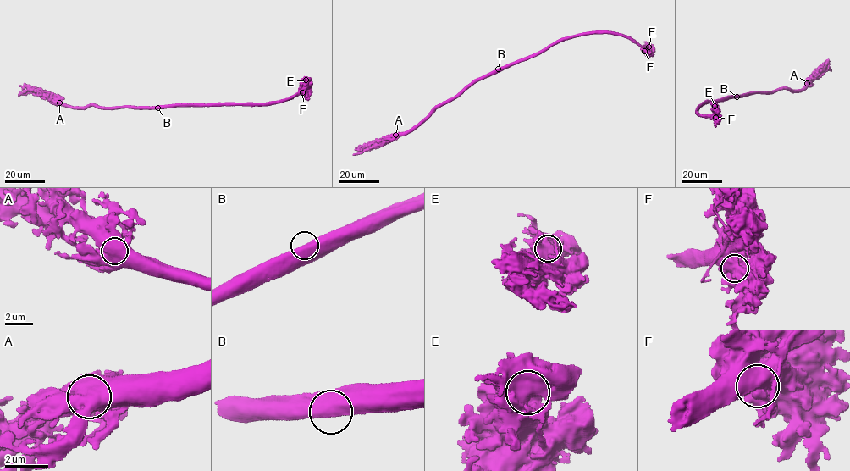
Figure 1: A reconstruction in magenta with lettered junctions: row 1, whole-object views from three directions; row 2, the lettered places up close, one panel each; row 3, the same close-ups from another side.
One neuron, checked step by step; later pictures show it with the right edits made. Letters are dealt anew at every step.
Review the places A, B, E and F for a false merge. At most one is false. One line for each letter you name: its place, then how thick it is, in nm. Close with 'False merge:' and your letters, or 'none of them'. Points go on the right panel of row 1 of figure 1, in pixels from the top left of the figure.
False merge: none of them

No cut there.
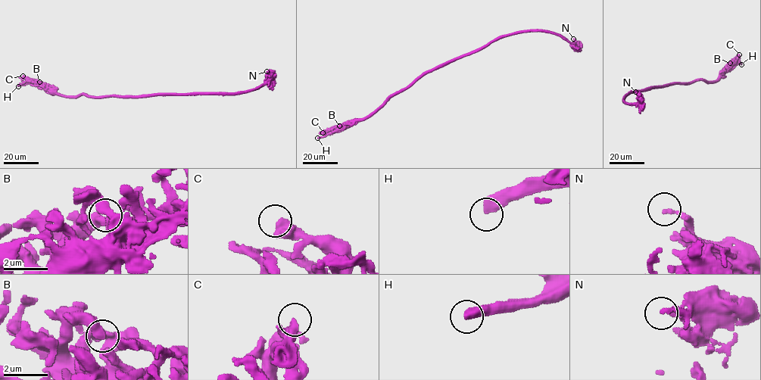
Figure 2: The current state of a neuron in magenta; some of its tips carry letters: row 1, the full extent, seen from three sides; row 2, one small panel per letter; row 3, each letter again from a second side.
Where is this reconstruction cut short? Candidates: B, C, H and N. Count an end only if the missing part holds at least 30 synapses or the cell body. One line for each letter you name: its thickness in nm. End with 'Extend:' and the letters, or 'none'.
H: 480 nm thick
Extend: H

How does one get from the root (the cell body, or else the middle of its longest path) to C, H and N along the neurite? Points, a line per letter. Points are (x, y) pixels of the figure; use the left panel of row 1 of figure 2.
C: (141, 95), (98, 98), (82, 93), (71, 97), (53, 94), (23, 76)
H: (141, 95), (98, 98), (82, 93), (71, 97), (52, 94), (30, 82), (18, 86)
N: (141, 95), (240, 94), (261, 86), (268, 78), (266, 71)

